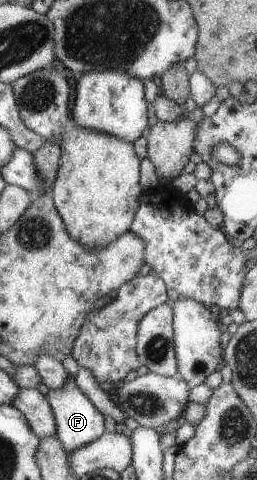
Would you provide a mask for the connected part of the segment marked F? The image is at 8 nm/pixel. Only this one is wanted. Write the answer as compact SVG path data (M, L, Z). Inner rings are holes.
M68 374L65 384L61 388L49 389L45 396L54 416L56 432L54 436L62 444L66 454L87 445L88 442L96 441L104 433L102 414L81 392L81 389L75 384L73 376Z

